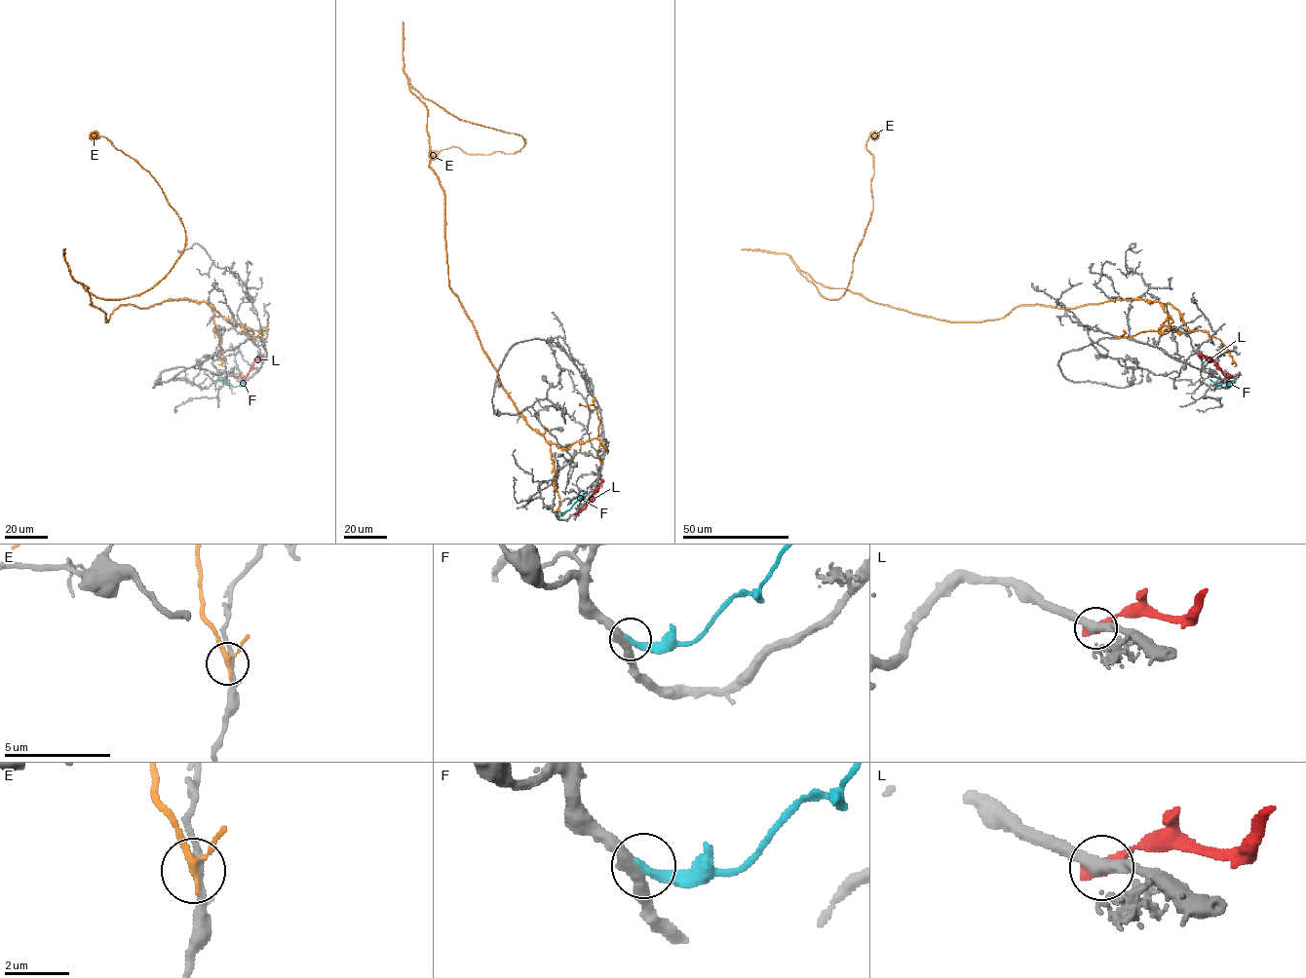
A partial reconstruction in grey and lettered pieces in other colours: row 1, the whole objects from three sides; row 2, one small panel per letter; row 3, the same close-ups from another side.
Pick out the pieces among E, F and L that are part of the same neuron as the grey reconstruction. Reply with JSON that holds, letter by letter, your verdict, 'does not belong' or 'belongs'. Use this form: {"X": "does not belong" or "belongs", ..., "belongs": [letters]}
{"E": "does not belong", "F": "does not belong", "L": "does not belong", "belongs": []}

